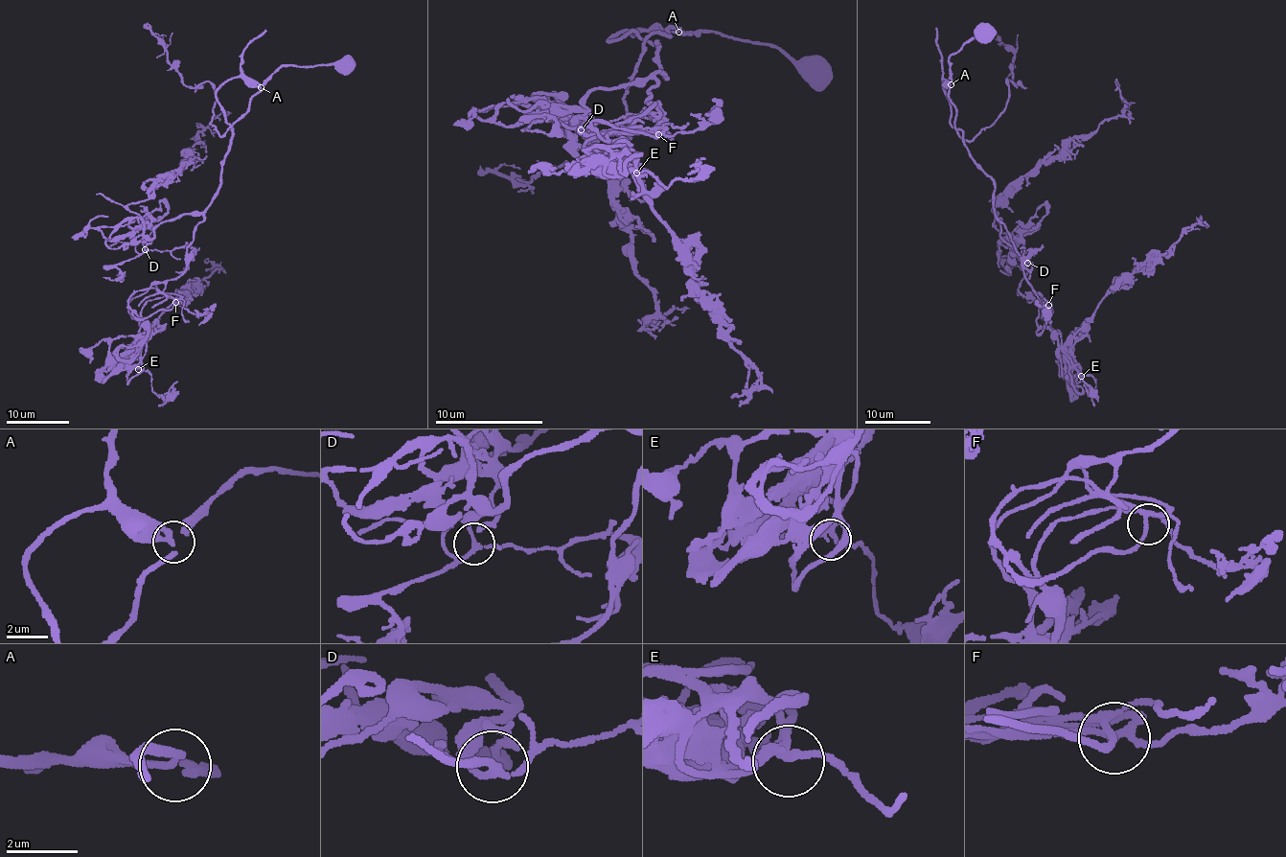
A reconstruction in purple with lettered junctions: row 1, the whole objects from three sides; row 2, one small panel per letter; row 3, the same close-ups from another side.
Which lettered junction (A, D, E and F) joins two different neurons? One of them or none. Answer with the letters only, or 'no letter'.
A

